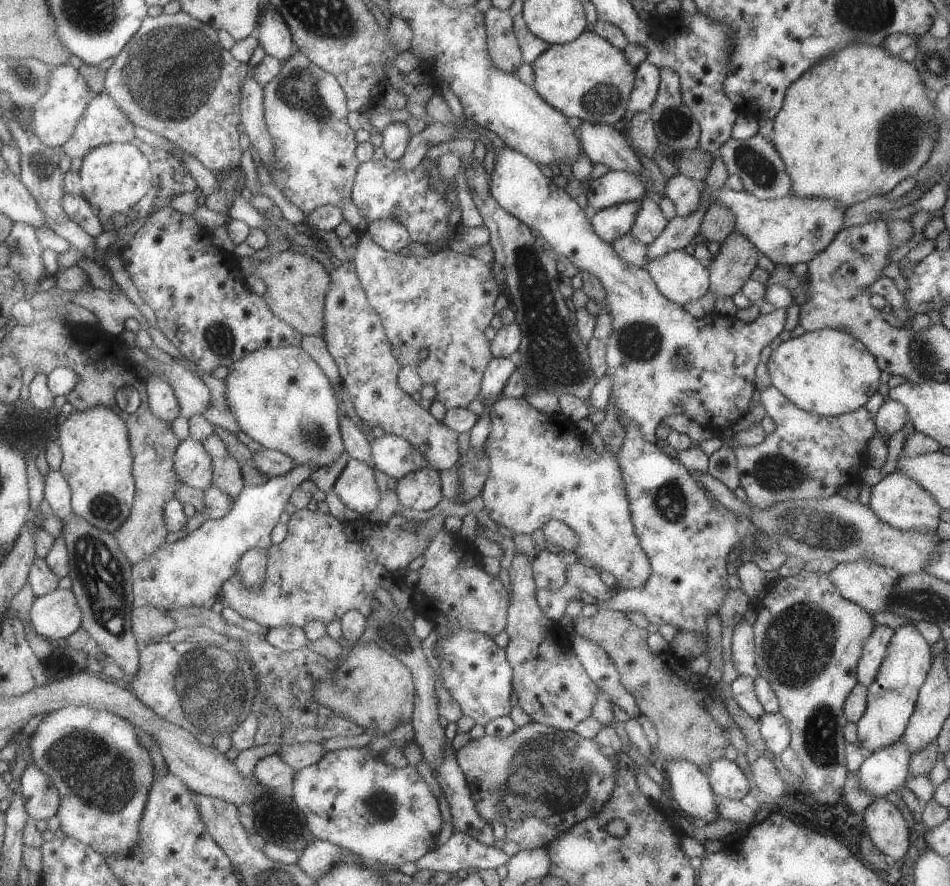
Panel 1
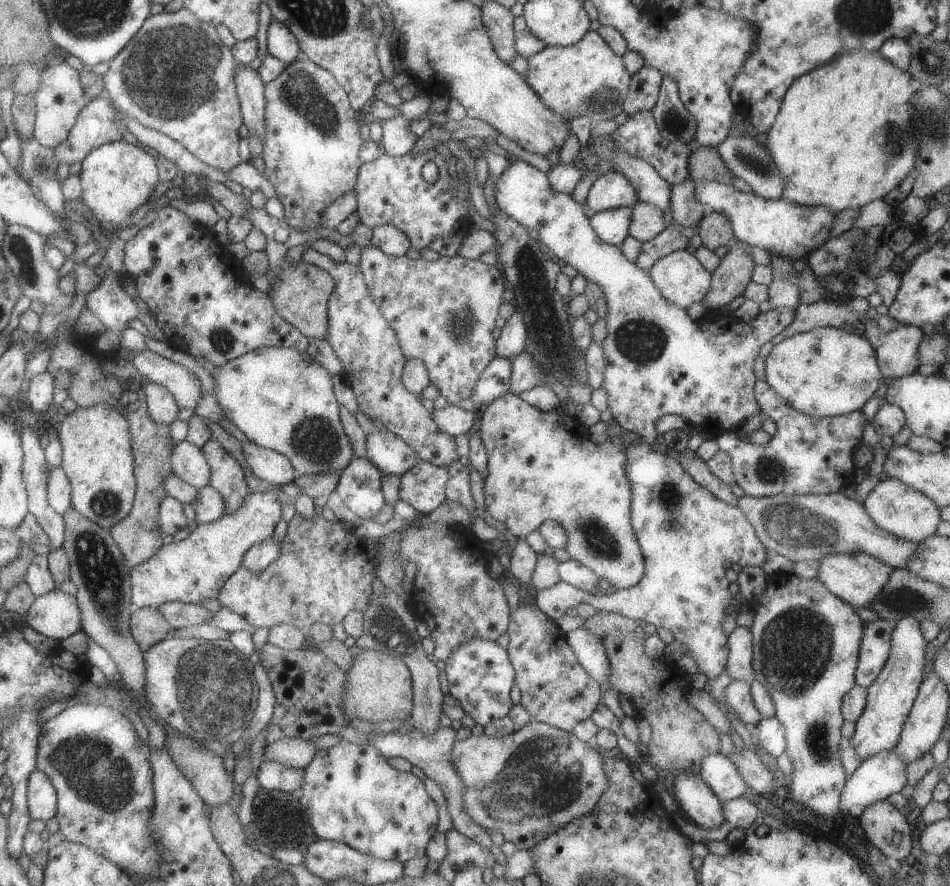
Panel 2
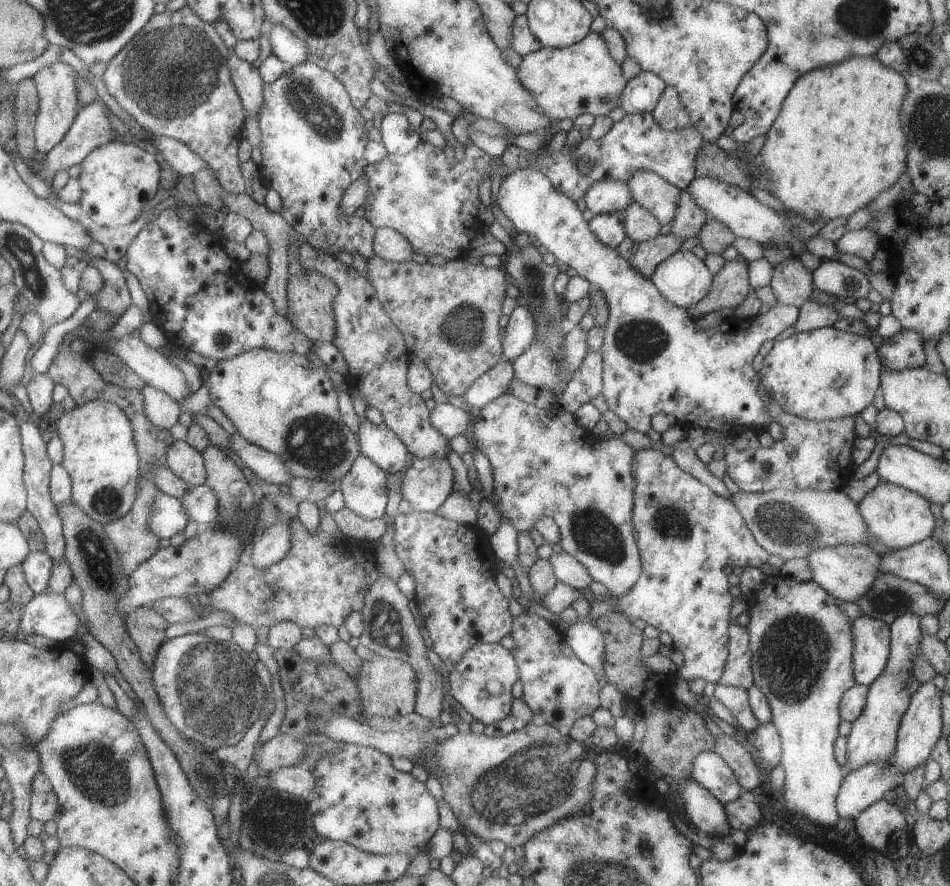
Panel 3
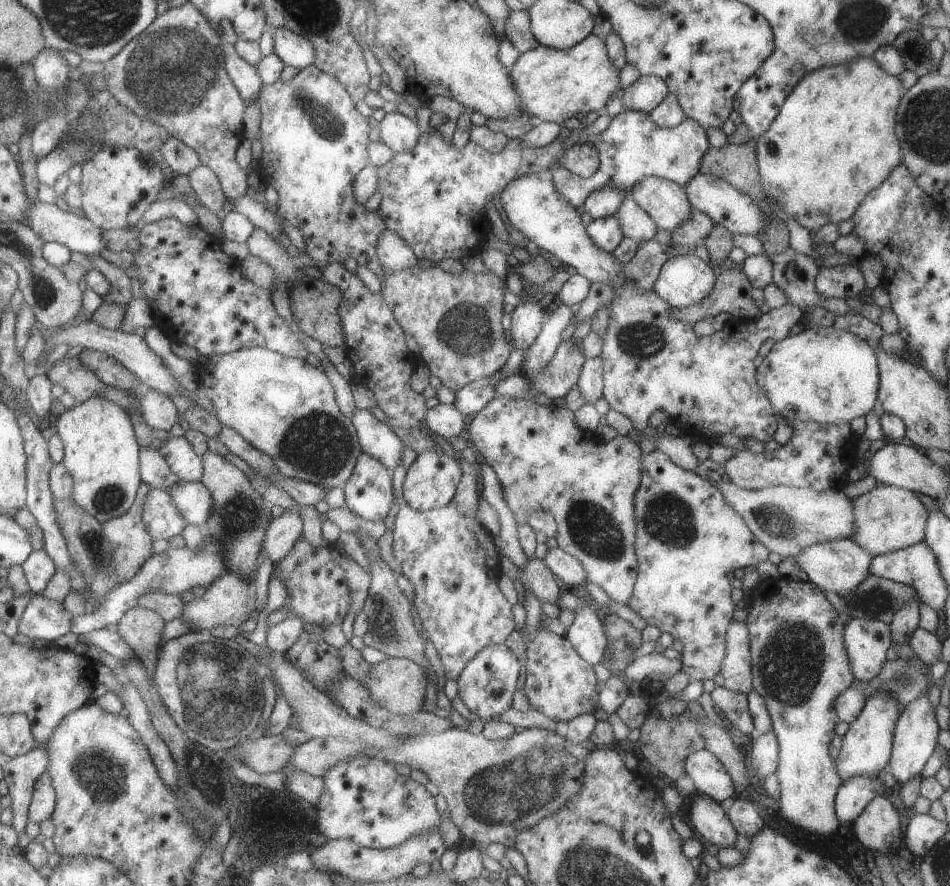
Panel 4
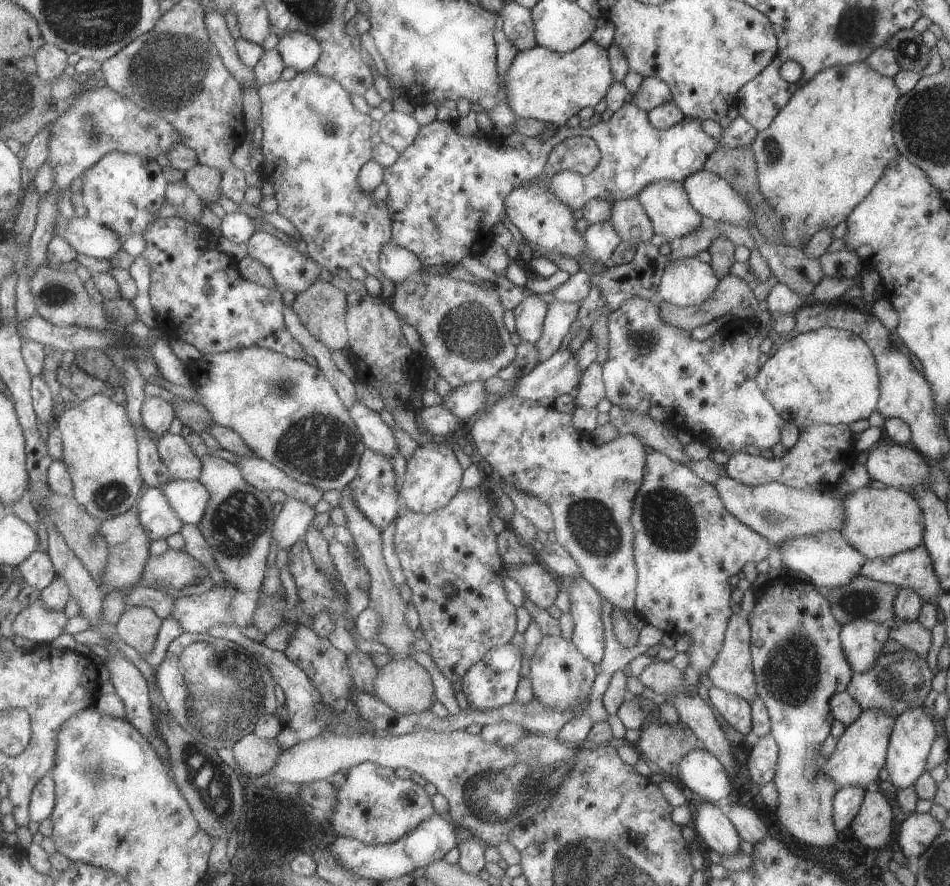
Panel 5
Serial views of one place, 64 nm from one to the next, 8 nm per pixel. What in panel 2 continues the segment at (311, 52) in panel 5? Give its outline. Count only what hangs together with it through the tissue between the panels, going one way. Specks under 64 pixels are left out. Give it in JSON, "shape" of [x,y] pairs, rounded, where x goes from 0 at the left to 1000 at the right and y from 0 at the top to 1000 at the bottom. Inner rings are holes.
{"shape":[[[282,16],[283,26],[278,33],[282,38],[282,62],[298,68],[303,74],[318,65],[319,54],[315,43],[304,33],[300,25],[289,23]]]}

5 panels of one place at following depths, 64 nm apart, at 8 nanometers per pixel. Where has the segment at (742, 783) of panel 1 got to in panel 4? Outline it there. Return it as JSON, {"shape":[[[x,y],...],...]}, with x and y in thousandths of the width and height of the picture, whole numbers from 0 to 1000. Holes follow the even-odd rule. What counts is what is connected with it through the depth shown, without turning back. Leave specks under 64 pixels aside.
{"shape":[[[739,845],[721,853],[718,866],[733,896],[746,898],[748,903],[762,909],[773,901],[775,888],[769,876],[746,847]]]}

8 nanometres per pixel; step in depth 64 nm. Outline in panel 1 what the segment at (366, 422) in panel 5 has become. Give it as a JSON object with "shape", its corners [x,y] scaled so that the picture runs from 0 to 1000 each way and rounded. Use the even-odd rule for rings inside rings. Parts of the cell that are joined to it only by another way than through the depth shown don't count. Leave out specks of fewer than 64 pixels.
{"shape":[[[411,489],[394,494],[392,510],[396,528],[418,543],[453,526],[447,510],[437,506],[431,497]]]}

